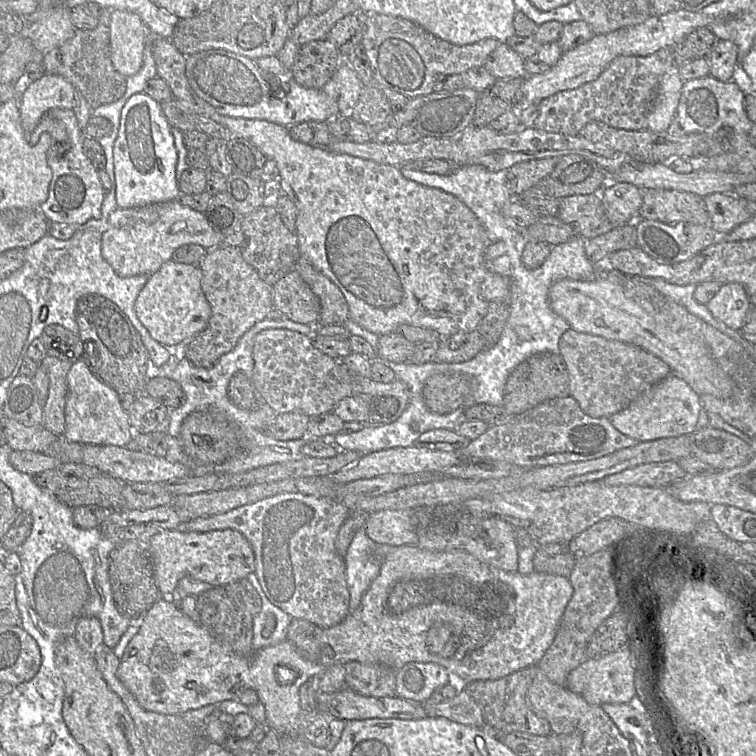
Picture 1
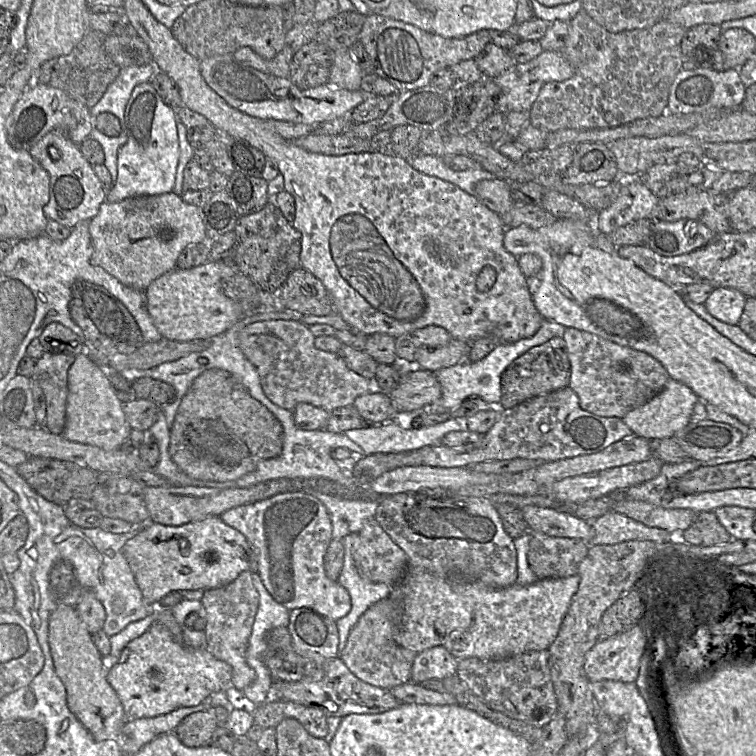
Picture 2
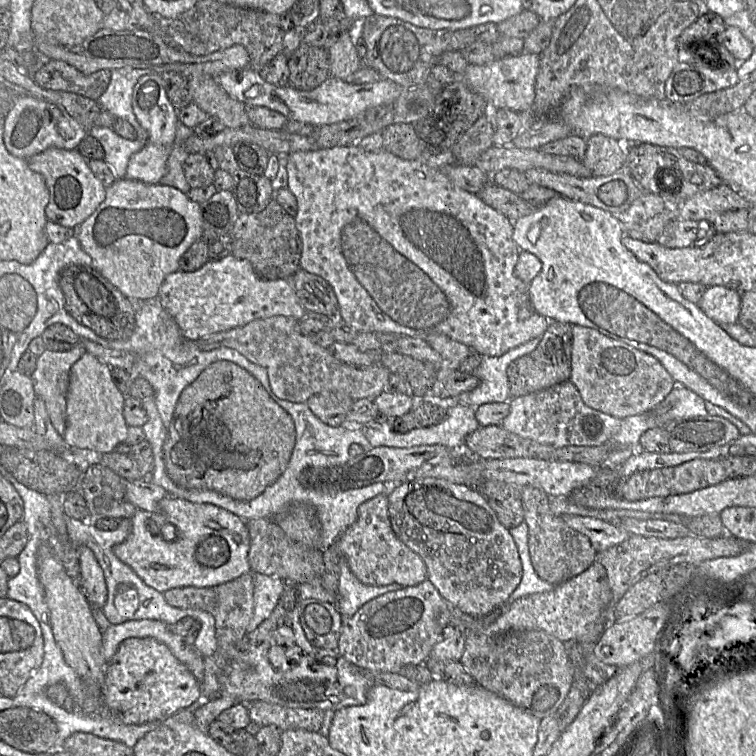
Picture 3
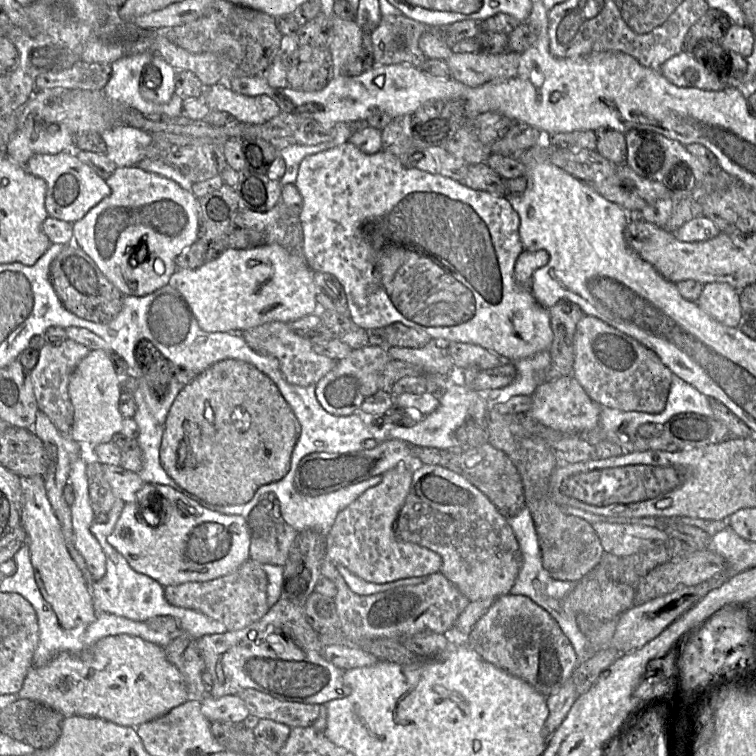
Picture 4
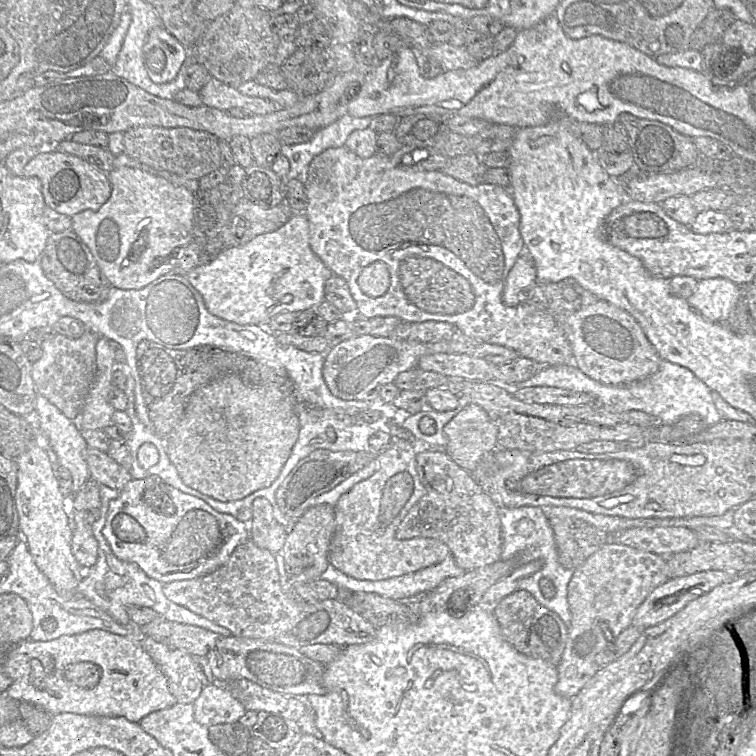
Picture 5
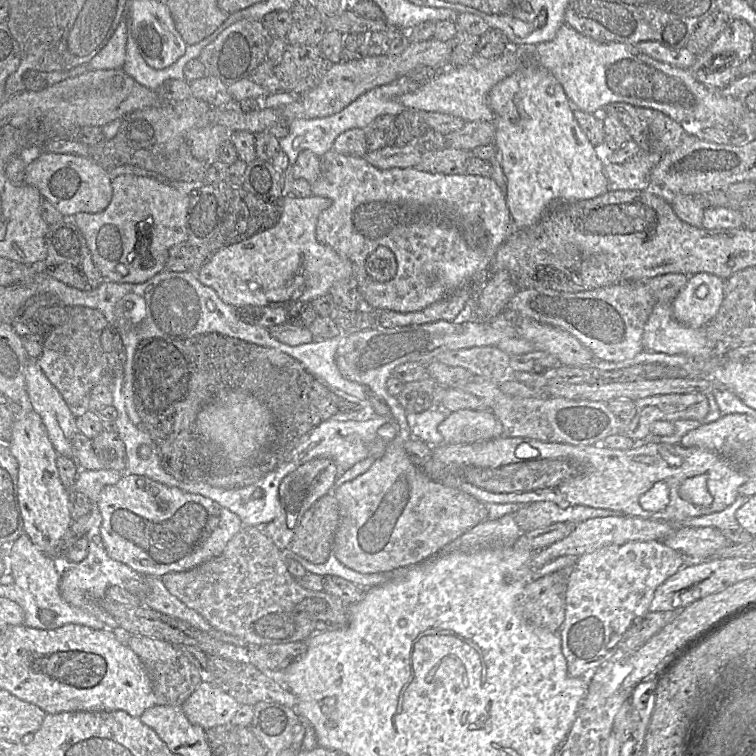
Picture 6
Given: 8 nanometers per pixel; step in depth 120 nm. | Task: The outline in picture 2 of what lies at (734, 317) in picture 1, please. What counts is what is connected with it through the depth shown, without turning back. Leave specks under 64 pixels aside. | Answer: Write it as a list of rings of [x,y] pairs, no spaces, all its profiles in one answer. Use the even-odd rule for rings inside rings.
[[[716,288],[704,303],[708,313],[714,318],[738,325],[747,297],[734,288]]]

